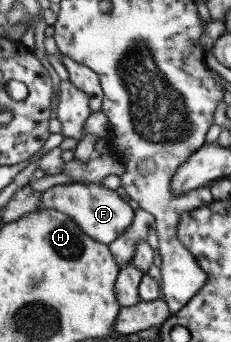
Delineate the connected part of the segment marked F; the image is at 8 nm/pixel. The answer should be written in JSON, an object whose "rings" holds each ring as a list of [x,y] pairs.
{"rings":[[[73,182],[54,185],[42,195],[39,210],[52,210],[52,208],[60,209],[64,214],[72,216],[74,220],[78,220],[78,224],[82,226],[82,230],[88,236],[109,245],[117,241],[120,236],[124,236],[134,224],[134,218],[136,218],[136,212],[129,202],[124,200],[123,196],[120,196],[116,190],[104,186],[103,183]]]}

